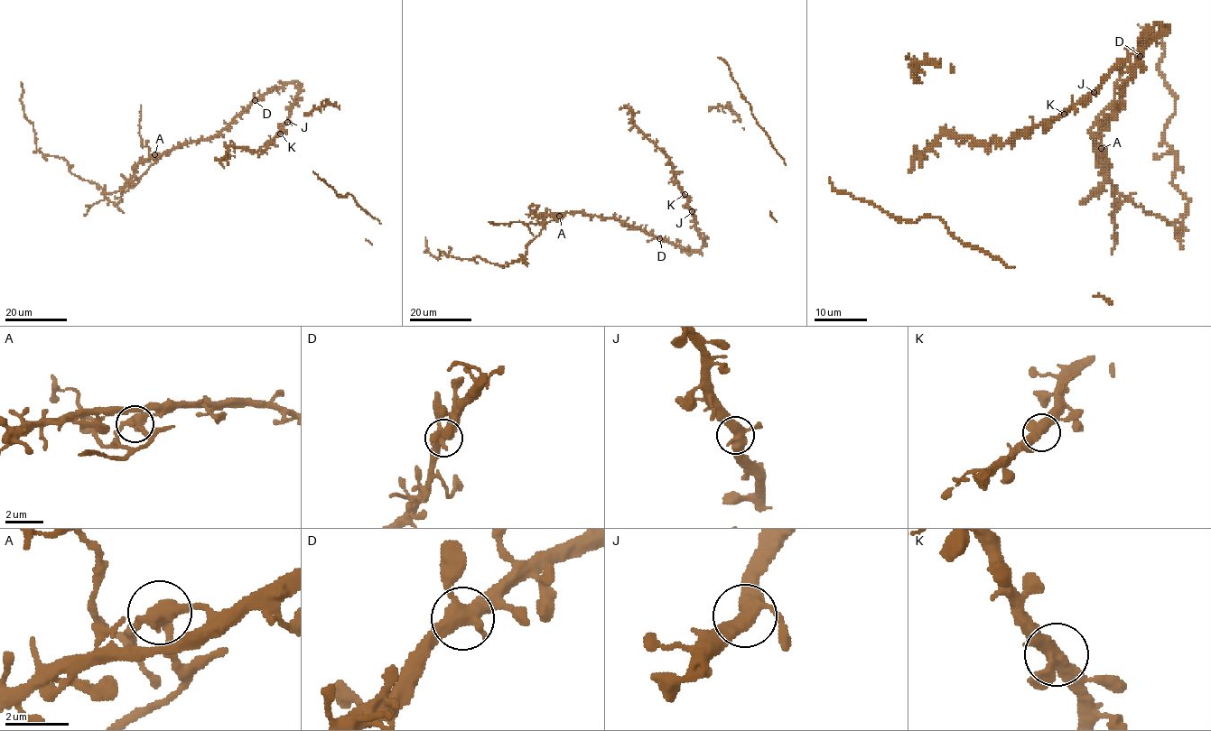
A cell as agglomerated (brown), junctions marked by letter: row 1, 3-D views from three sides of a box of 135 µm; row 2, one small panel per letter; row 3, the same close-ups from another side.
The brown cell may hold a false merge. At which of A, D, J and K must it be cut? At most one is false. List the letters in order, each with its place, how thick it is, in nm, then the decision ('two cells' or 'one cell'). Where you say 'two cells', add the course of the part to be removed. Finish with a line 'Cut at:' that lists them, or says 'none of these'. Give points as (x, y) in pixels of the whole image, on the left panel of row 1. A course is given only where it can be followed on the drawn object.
A: (154, 154) | 400 nm | two cells | (155, 153), (156, 161), (111, 202), (95, 183), (72, 173), (62, 158), (36, 148), (21, 82)
D: (255, 100) | 400 nm | one cell
J: (287, 122) | 420 nm | one cell
K: (280, 134) | 400 nm | one cell
Cut at: A

